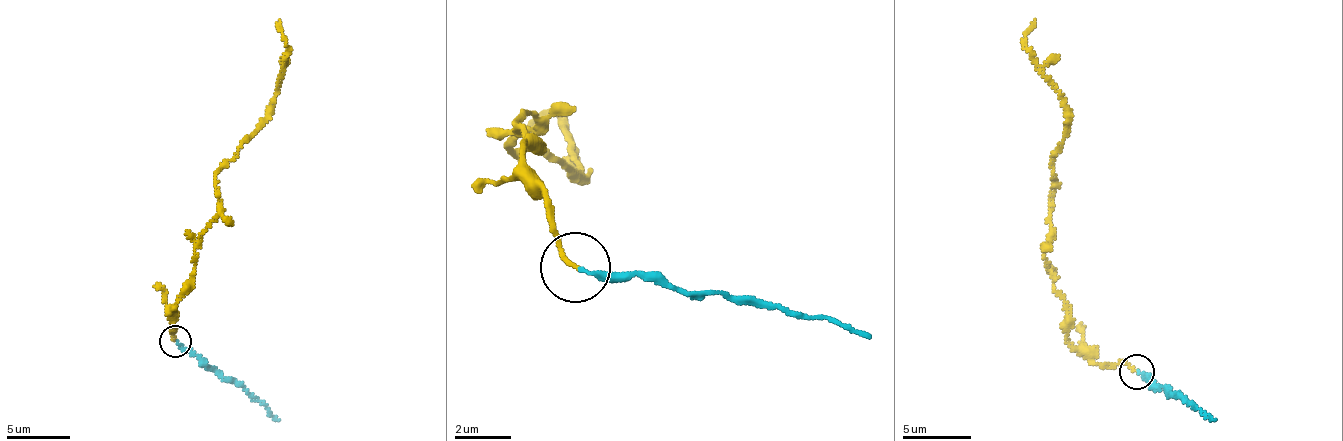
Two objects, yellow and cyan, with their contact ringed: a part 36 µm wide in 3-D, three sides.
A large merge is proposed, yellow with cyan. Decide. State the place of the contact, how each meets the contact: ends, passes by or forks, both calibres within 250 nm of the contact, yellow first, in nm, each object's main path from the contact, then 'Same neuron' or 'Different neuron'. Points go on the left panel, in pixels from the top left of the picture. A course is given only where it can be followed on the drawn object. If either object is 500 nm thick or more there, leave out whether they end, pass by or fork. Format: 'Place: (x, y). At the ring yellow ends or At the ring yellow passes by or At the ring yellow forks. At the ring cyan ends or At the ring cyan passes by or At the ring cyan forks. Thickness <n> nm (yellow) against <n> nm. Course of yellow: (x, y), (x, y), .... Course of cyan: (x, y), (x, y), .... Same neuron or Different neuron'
Place: (175, 341). At the ring yellow ends. At the ring cyan ends. Thickness 170 nm (yellow) against 170 nm. Course of yellow: (174, 340), (194, 241), (216, 215), (215, 172), (267, 116), (275, 93), (285, 43), (279, 20). Course of cyan: (177, 341), (225, 377), (242, 382), (278, 420). Same neuron

